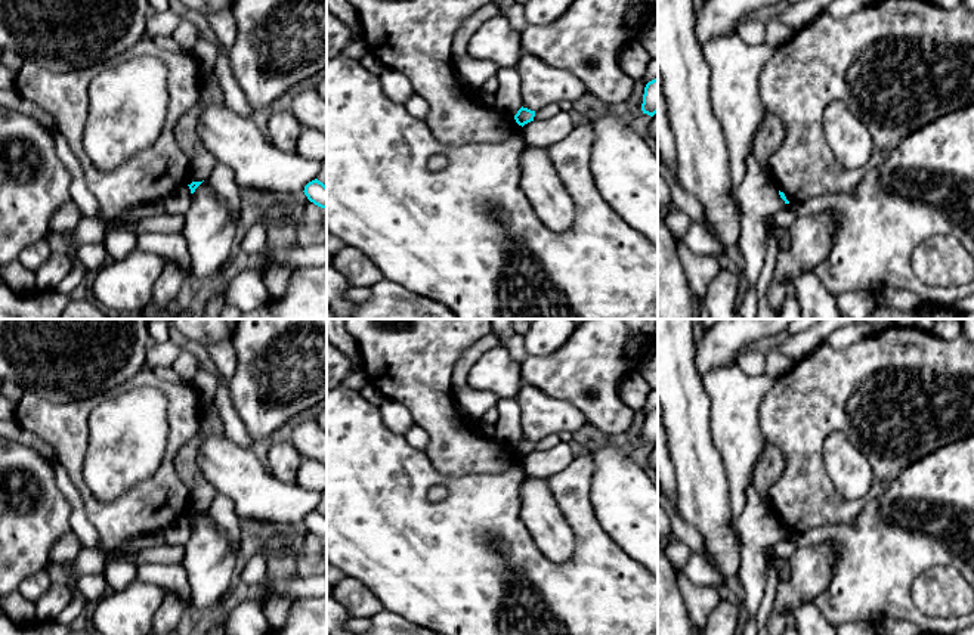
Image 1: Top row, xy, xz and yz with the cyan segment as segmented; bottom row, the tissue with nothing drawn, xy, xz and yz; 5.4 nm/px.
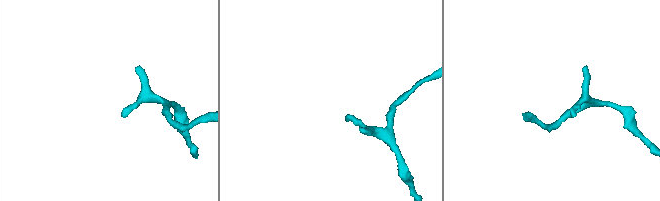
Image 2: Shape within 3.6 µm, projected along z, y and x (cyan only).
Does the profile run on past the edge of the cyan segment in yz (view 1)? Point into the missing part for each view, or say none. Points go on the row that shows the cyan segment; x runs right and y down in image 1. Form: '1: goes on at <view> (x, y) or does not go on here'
1: does not go on here

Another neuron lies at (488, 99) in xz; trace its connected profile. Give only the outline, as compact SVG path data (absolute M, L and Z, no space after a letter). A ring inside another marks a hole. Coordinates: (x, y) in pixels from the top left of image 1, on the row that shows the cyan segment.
M461 86L458 89L458 93L461 96L476 99L486 106L495 106L495 95L485 92L482 87L480 89L470 89L470 87Z

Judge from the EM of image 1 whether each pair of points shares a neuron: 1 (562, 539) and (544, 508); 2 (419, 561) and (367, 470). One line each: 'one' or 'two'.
1: one
2: one

